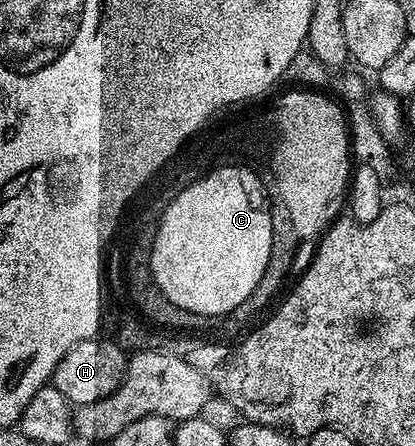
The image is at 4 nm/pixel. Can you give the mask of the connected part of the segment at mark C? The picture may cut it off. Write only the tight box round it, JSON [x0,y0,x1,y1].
[150,167,272,317]

